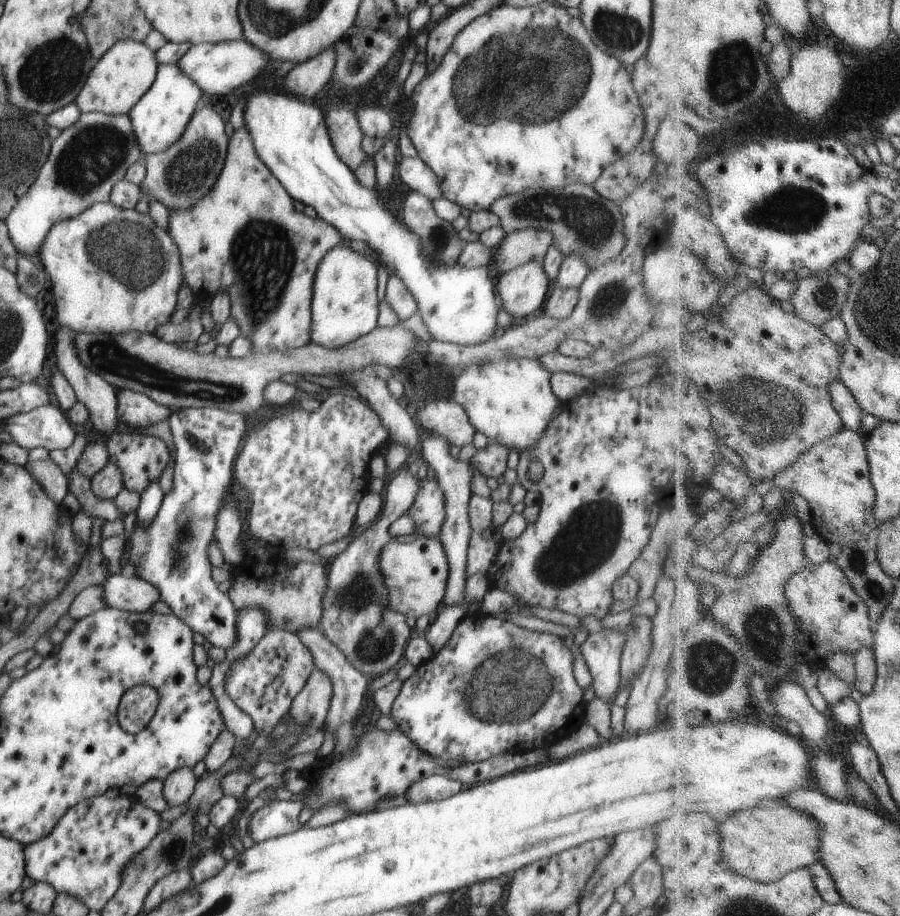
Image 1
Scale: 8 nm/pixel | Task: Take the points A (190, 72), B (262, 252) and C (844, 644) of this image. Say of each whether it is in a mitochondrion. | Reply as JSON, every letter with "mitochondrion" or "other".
{"A":"other","B":"mitochondrion","C":"other"}

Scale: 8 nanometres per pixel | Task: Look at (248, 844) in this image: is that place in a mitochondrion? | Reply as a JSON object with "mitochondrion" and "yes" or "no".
{"mitochondrion":"no"}

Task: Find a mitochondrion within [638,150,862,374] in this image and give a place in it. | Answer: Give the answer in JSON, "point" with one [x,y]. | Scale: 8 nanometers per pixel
{"point":[807,210]}

